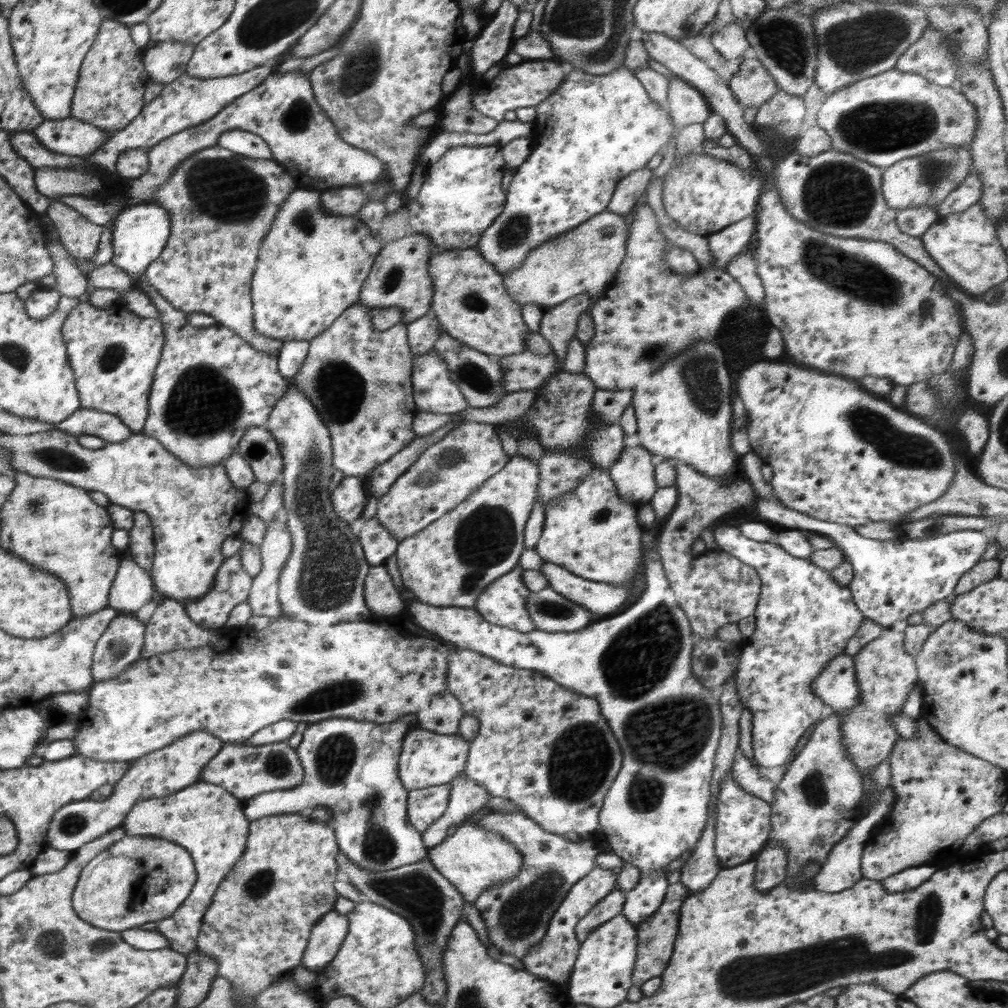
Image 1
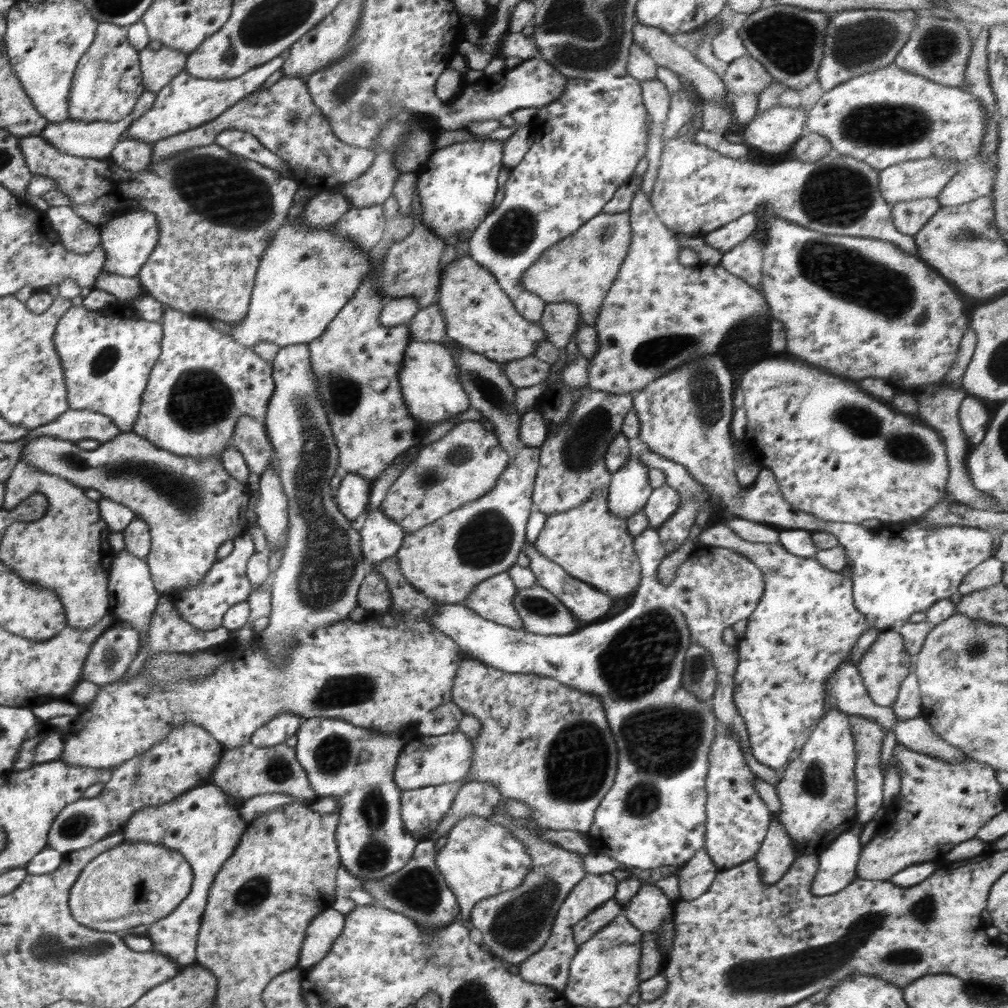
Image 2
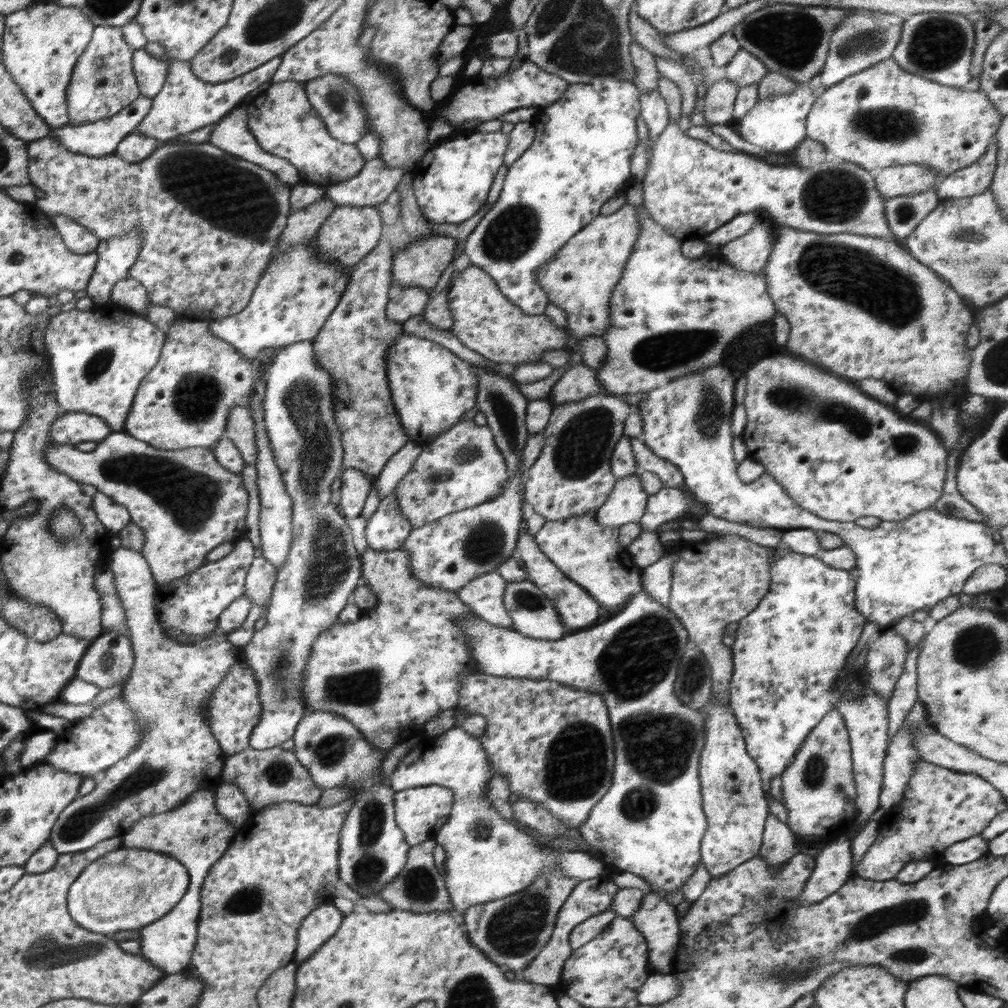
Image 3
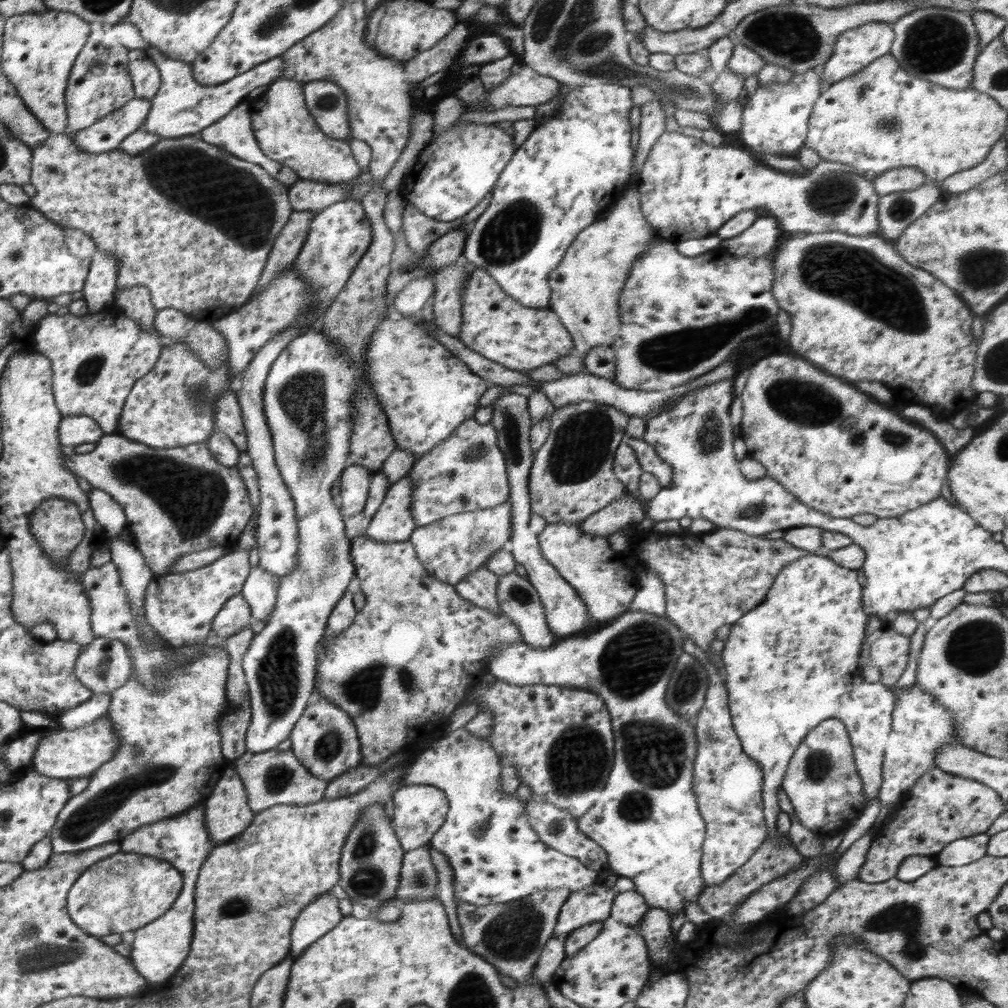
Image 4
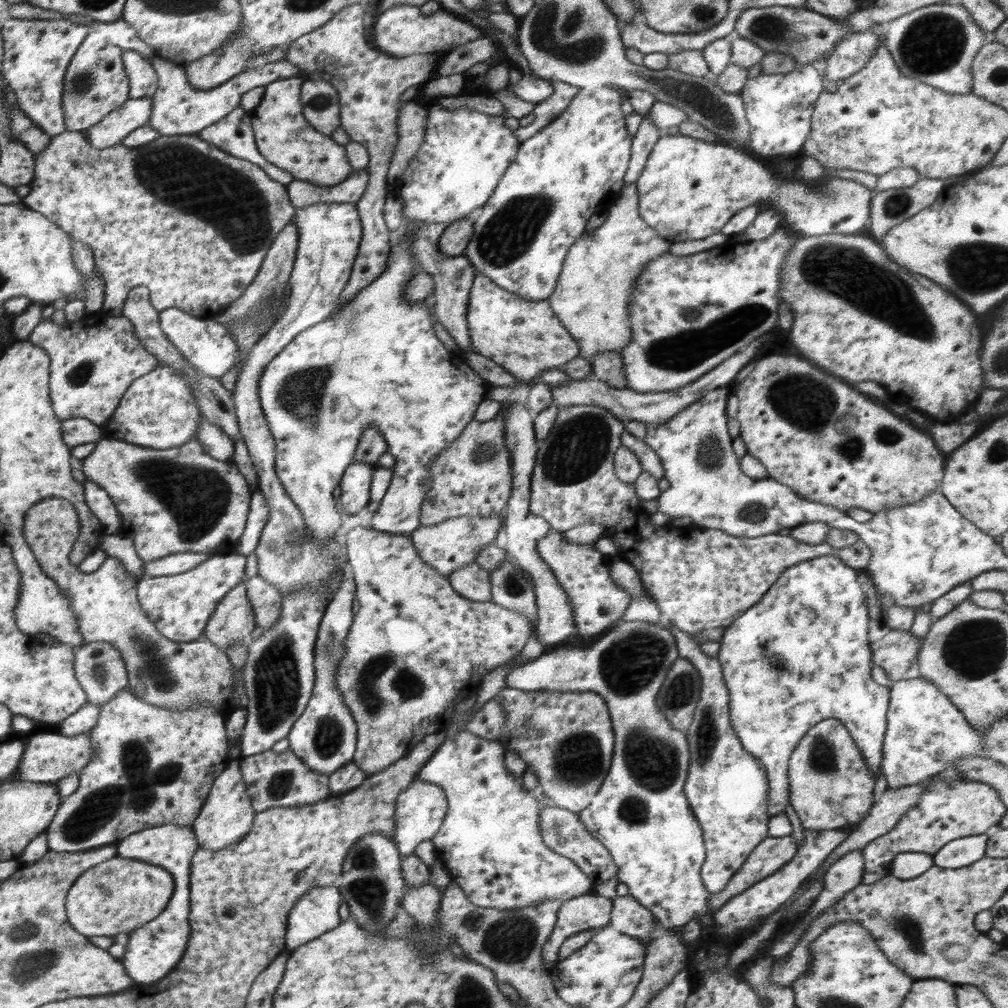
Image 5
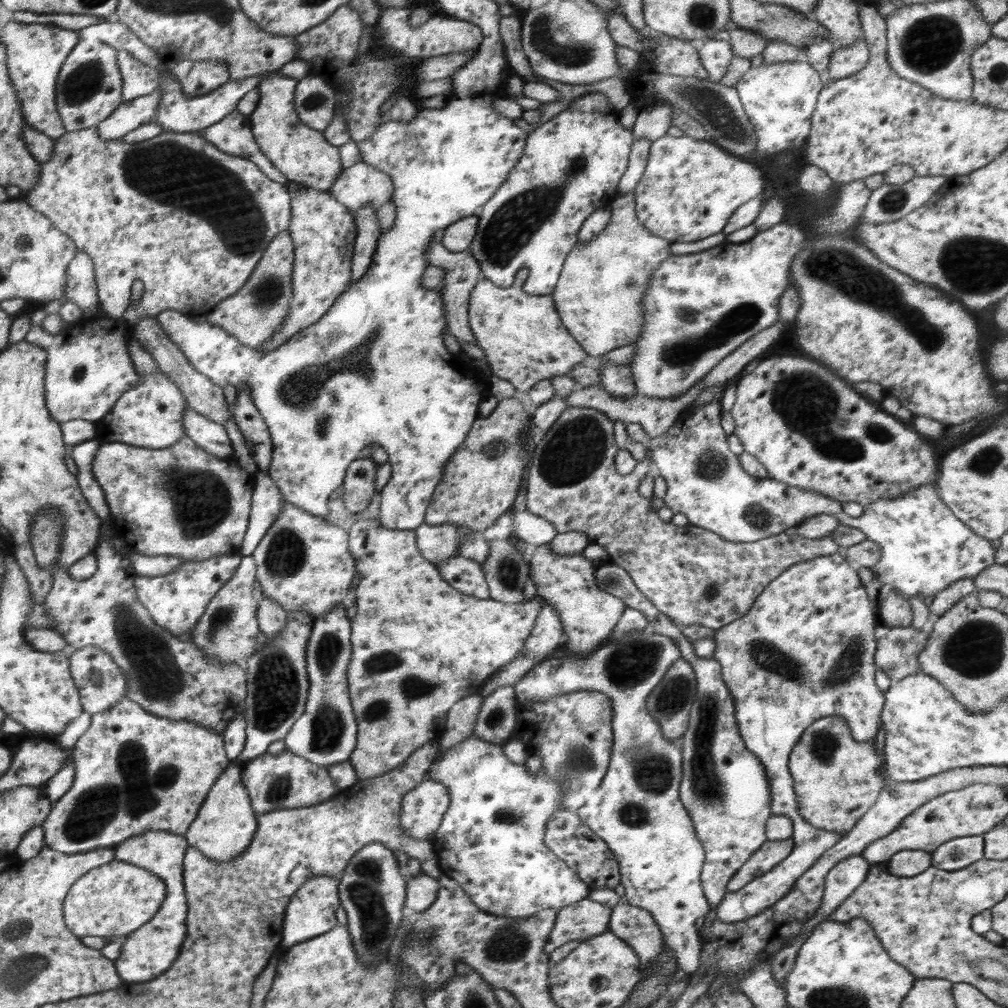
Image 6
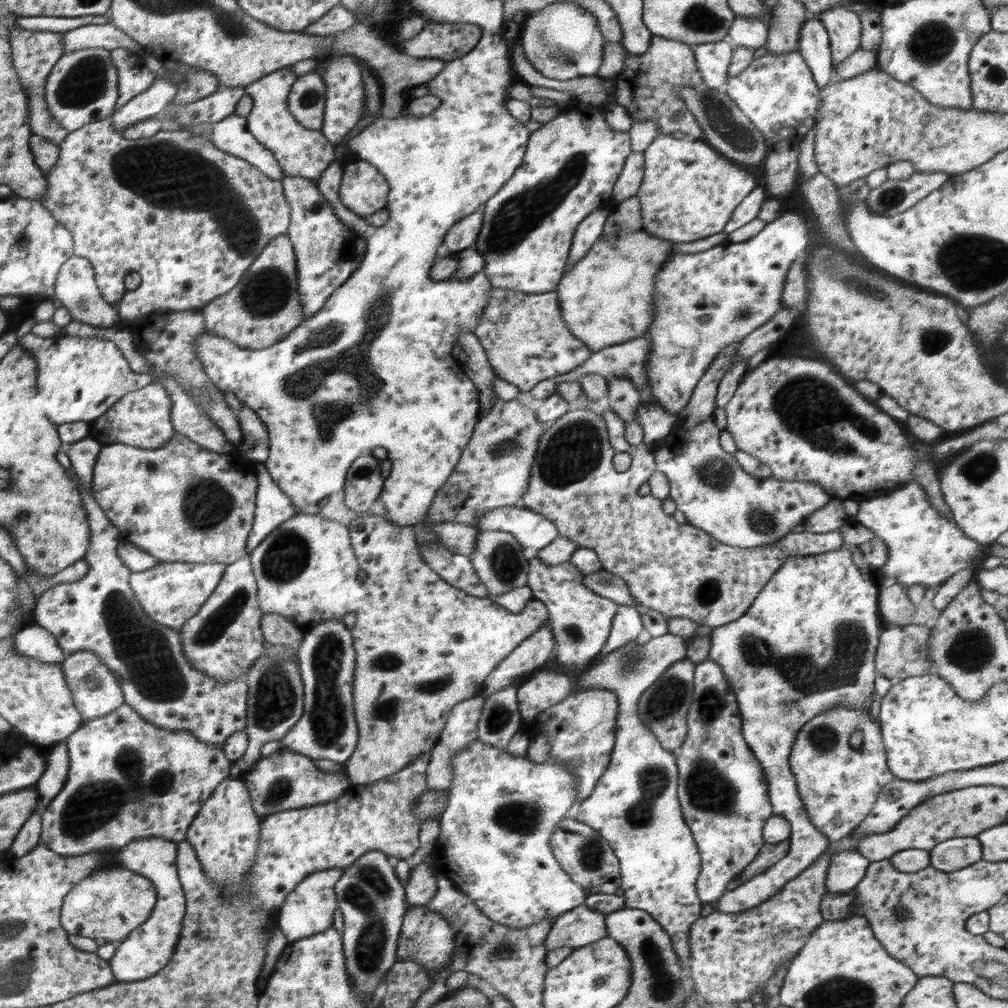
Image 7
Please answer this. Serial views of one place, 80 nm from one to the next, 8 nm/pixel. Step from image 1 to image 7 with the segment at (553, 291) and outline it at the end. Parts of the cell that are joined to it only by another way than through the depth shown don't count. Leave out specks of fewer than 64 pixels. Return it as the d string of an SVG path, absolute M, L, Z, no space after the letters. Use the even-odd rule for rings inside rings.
M619 228L615 234L599 238L586 256L572 266L566 266L557 286L559 305L567 327L576 338L596 354L600 350L622 344L627 340L644 336L651 327L655 317L653 294L655 291L655 274L661 265L672 255L672 241L656 237L646 230L629 230Z

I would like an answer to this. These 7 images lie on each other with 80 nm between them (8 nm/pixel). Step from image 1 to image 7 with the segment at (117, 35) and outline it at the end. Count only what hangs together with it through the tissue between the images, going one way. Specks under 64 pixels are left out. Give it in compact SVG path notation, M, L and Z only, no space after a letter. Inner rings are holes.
M87 46L62 54L46 80L48 111L69 132L90 125L92 121L110 118L115 113L118 98L118 72L111 61L111 50L107 48Z

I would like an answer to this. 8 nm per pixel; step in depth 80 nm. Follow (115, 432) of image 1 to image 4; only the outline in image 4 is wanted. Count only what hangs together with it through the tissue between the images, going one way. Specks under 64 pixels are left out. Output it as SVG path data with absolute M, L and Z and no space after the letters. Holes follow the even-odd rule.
M76 414L65 416L59 422L59 441L69 449L85 442L98 442L104 436L99 424L89 416Z

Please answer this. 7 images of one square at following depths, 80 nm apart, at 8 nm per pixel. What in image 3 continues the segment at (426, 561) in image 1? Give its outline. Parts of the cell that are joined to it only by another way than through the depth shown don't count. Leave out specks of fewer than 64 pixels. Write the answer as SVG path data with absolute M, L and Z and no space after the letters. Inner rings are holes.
M543 432L534 433L527 438L521 467L509 474L505 488L493 500L464 511L458 510L409 532L402 547L408 554L408 568L412 576L416 576L430 588L458 594L462 586L468 585L474 578L480 578L484 573L497 571L498 566L515 556L521 520L524 510L529 509L523 499L525 472L536 462L544 443Z

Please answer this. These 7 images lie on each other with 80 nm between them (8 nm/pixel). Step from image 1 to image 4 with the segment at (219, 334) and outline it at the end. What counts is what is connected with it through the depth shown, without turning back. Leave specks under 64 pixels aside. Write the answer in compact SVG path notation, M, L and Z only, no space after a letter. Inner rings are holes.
M169 341L152 370L134 383L130 394L124 401L114 433L161 449L206 442L216 430L215 414L219 398L228 391L236 394L237 388L234 387L231 370L229 358L223 360L219 366L207 366L207 363L203 362L199 355L196 355L196 351L192 351L192 348L188 347L187 342Z

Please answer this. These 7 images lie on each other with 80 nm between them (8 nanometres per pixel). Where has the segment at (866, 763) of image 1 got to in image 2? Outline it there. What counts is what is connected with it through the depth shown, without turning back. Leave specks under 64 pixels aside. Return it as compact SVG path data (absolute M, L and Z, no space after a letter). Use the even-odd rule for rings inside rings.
M883 630L872 643L868 651L864 653L859 668L859 675L866 686L868 697L877 705L889 707L894 704L900 694L900 686L907 674L911 671L911 664L914 657L907 653L902 635L892 630Z

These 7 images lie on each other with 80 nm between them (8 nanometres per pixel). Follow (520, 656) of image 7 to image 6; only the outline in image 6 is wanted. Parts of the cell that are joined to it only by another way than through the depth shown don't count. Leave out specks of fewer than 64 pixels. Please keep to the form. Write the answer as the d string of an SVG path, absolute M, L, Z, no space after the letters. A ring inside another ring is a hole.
M540 598L540 602L540 615L536 619L534 629L524 641L523 648L519 650L519 654L525 654L536 663L546 659L548 654L552 654L552 651L565 641L562 629L564 623L560 623L556 609L544 601L544 598Z

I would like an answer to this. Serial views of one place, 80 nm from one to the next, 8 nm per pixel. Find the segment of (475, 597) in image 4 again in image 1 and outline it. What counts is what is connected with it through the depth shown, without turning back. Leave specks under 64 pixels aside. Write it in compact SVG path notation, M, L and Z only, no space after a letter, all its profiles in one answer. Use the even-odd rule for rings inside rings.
M518 564L512 572L504 574L502 578L496 578L490 586L475 602L475 610L482 616L483 620L490 622L492 626L500 626L502 628L510 628L520 632L527 632L536 630L536 625L530 621L528 617L528 610L525 609L525 602L527 597L532 592L528 591L526 584L524 584L524 569Z

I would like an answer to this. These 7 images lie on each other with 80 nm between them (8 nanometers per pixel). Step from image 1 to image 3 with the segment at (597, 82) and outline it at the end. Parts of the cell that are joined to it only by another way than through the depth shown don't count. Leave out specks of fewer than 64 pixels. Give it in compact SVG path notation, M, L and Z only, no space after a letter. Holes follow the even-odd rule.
M610 77L598 78L592 83L570 84L551 106L542 109L518 108L498 118L502 122L514 124L532 121L535 138L528 150L507 166L500 196L467 237L464 254L473 265L489 273L502 294L526 314L542 314L550 303L535 272L550 262L570 238L598 217L608 200L626 188L632 154L639 142L636 119L641 116L640 96L634 82L618 82Z

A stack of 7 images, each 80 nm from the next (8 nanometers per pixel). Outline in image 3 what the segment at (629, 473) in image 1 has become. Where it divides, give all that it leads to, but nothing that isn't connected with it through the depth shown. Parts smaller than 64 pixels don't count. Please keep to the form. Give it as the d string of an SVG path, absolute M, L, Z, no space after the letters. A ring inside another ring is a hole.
M636 465L637 470L632 476L617 478L613 491L608 495L606 502L597 510L597 523L602 526L624 526L628 522L636 522L642 518L646 508L648 495L642 490L639 474L642 468Z

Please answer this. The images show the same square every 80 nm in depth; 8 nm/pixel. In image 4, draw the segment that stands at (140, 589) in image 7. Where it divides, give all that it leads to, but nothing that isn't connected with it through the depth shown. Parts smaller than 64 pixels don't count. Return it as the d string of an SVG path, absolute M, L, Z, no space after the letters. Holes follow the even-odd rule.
M236 547L203 568L182 574L168 573L168 576L154 577L146 586L143 600L148 625L174 647L204 642L212 634L215 618L226 602L243 591L252 569L249 557L250 551Z

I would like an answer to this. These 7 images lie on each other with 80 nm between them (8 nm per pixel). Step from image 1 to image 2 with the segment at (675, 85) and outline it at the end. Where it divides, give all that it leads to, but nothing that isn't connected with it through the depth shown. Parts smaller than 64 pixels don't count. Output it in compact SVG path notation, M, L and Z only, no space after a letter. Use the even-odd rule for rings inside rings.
M683 88L676 94L669 94L670 107L668 117L664 122L664 138L662 138L662 154L658 174L650 194L652 204L658 219L669 231L689 234L696 238L705 237L721 226L735 221L750 212L756 212L758 207L772 207L772 213L782 219L795 222L825 235L844 235L870 237L881 241L893 242L904 252L921 260L913 236L902 234L893 223L892 205L885 202L879 189L880 170L868 166L865 162L851 156L828 154L816 162L802 162L798 158L786 160L766 166L752 159L735 159L724 156L710 148L704 148L692 140L676 136L680 128L688 121L698 116L700 98L688 97L688 89Z

